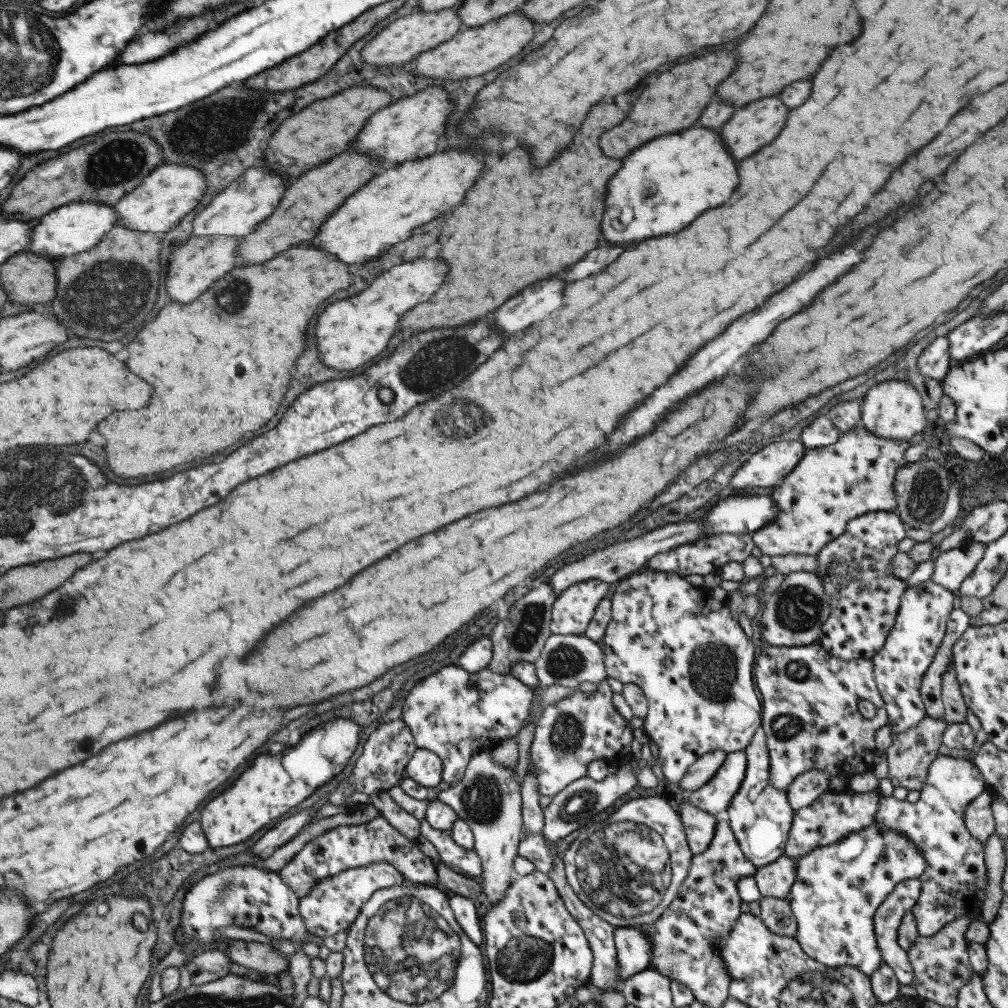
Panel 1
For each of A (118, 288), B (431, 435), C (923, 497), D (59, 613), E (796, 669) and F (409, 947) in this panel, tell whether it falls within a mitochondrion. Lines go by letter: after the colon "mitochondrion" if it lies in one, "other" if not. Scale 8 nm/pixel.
A: mitochondrion
B: mitochondrion
C: mitochondrion
D: mitochondrion
E: mitochondrion
F: mitochondrion

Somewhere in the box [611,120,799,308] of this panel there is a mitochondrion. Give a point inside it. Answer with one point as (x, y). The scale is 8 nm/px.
(655, 187)

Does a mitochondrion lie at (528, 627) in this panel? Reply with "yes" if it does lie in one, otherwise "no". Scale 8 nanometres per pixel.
yes

